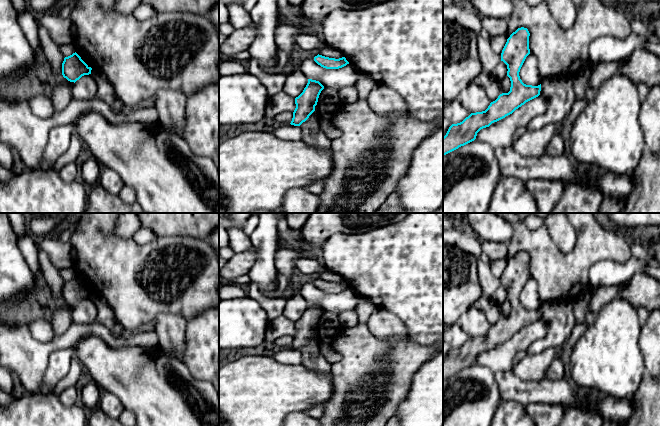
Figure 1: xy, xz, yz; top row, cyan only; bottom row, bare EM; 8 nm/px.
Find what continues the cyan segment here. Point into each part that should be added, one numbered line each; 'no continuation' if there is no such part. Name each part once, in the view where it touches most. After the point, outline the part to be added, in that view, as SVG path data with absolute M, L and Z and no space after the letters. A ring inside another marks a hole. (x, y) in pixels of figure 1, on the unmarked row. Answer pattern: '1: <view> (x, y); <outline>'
no continuation

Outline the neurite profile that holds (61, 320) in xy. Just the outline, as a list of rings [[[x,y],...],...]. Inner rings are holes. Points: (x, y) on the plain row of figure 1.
[[[64,301],[55,304],[50,321],[55,337],[64,334],[73,324],[73,308],[74,306],[70,306]]]

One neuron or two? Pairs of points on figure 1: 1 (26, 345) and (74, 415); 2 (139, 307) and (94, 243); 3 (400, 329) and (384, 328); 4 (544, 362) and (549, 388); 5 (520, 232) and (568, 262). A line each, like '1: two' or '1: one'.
1: two
2: one
3: one
4: two
5: one

